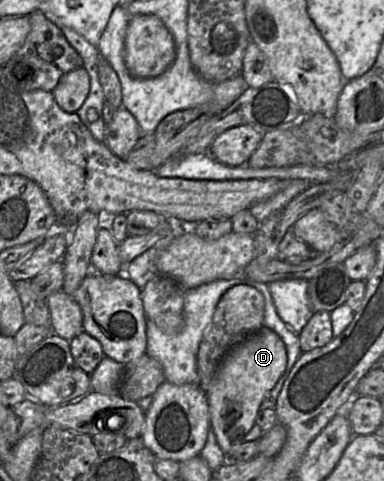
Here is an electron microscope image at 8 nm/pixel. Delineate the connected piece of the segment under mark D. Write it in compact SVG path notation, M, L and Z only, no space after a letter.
M263 326L232 347L221 361L207 391L207 398L210 425L227 461L255 425L260 405L285 372L287 360L287 350L282 339Z

